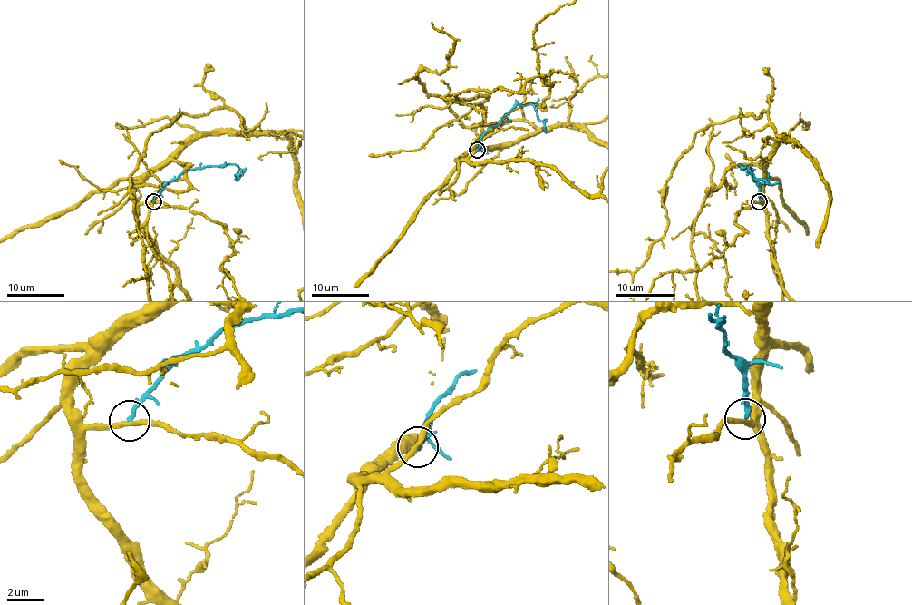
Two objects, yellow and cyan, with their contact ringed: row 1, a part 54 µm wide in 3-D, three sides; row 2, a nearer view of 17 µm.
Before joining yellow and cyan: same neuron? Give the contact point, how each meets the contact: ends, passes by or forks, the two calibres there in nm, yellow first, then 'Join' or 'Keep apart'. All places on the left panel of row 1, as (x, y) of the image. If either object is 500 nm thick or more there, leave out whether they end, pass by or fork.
Place: (153, 201). At the ring yellow passes by. At the ring cyan ends. Thickness 280 nm (yellow) against 240 nm. Keep apart

